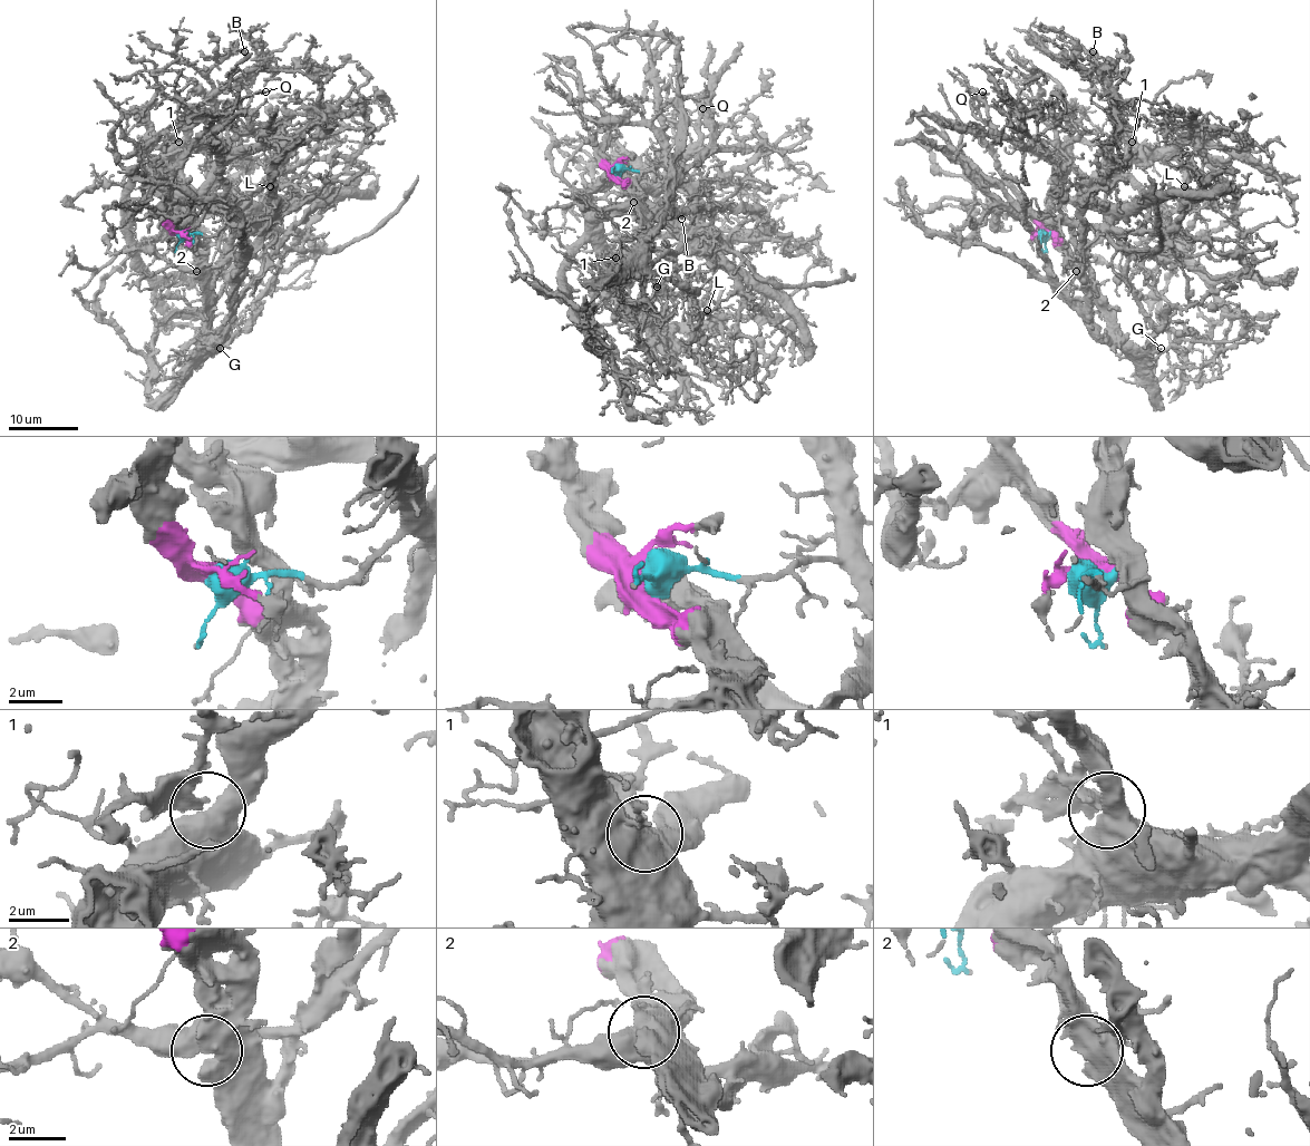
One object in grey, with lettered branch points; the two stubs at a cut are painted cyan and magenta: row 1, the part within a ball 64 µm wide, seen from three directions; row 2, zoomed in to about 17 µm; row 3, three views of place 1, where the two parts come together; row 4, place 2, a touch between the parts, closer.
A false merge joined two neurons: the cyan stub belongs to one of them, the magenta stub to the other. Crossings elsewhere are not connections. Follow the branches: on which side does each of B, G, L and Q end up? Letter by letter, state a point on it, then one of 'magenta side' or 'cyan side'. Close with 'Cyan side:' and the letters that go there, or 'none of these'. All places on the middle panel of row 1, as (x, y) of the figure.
B: place (681, 219); cyan side
G: place (657, 287); magenta side
L: place (707, 310); cyan side
Q: place (702, 108); cyan side
Cyan side: B, L, Q

